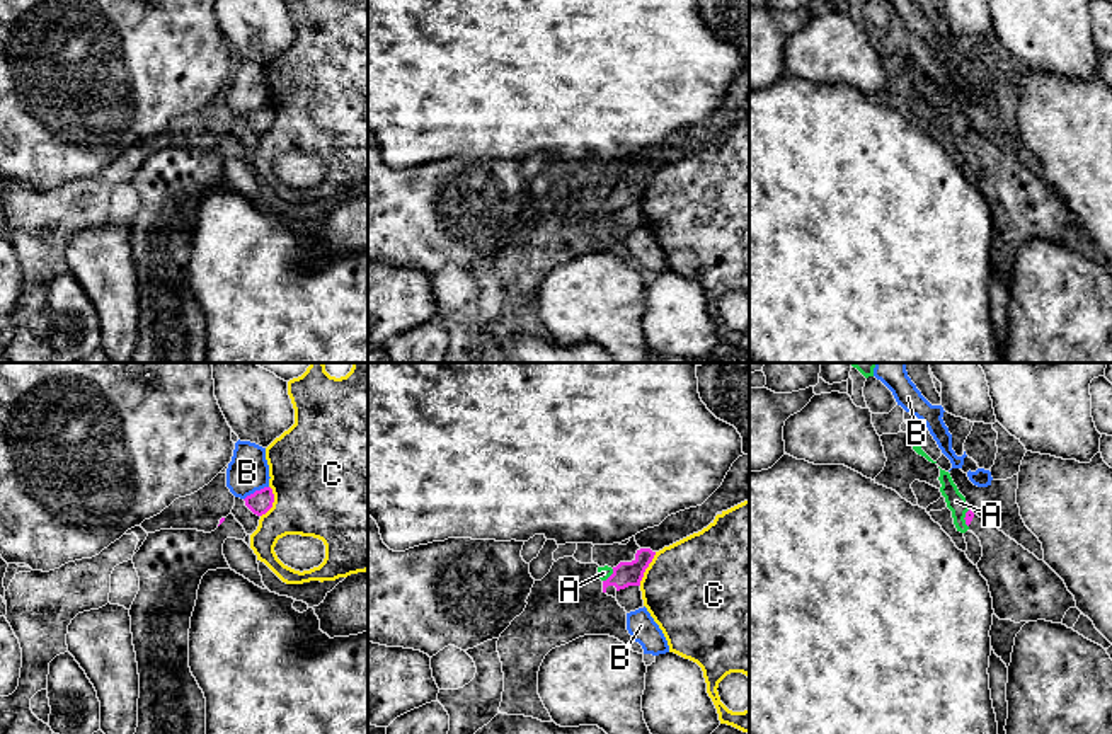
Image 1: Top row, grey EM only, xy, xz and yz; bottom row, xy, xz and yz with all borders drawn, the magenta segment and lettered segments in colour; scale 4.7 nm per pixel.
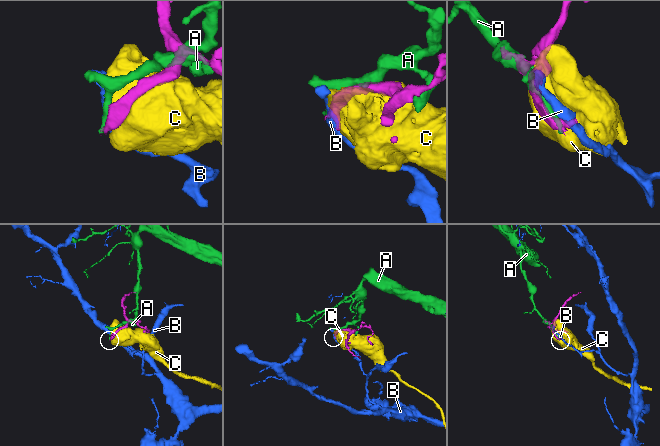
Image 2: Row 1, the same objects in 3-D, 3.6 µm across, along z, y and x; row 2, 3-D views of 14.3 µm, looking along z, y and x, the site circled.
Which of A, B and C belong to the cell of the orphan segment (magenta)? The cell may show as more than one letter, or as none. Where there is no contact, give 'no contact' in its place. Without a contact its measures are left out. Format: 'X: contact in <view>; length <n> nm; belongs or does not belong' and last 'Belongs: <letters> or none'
A: contact in xz; length 80 nm; does not belong
B: contact in xy; length 140 nm; does not belong
C: contact in xz; length 180 nm; does not belong
Belongs: none

